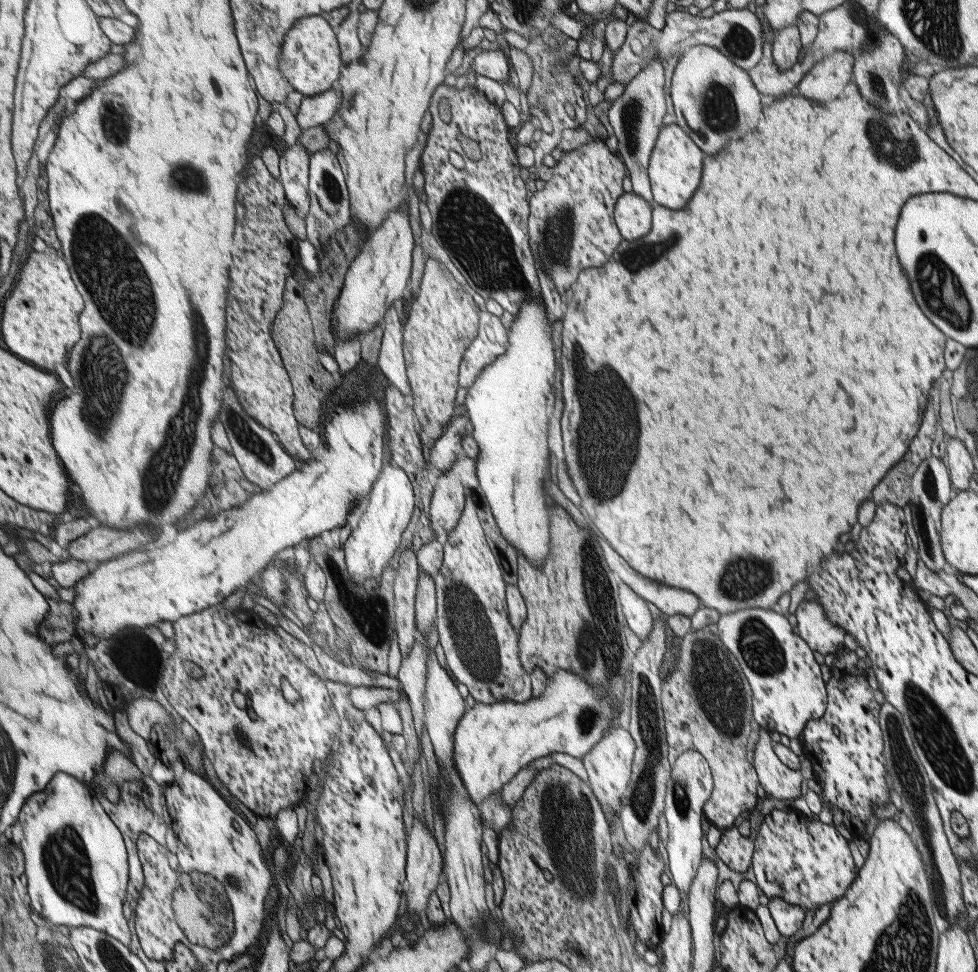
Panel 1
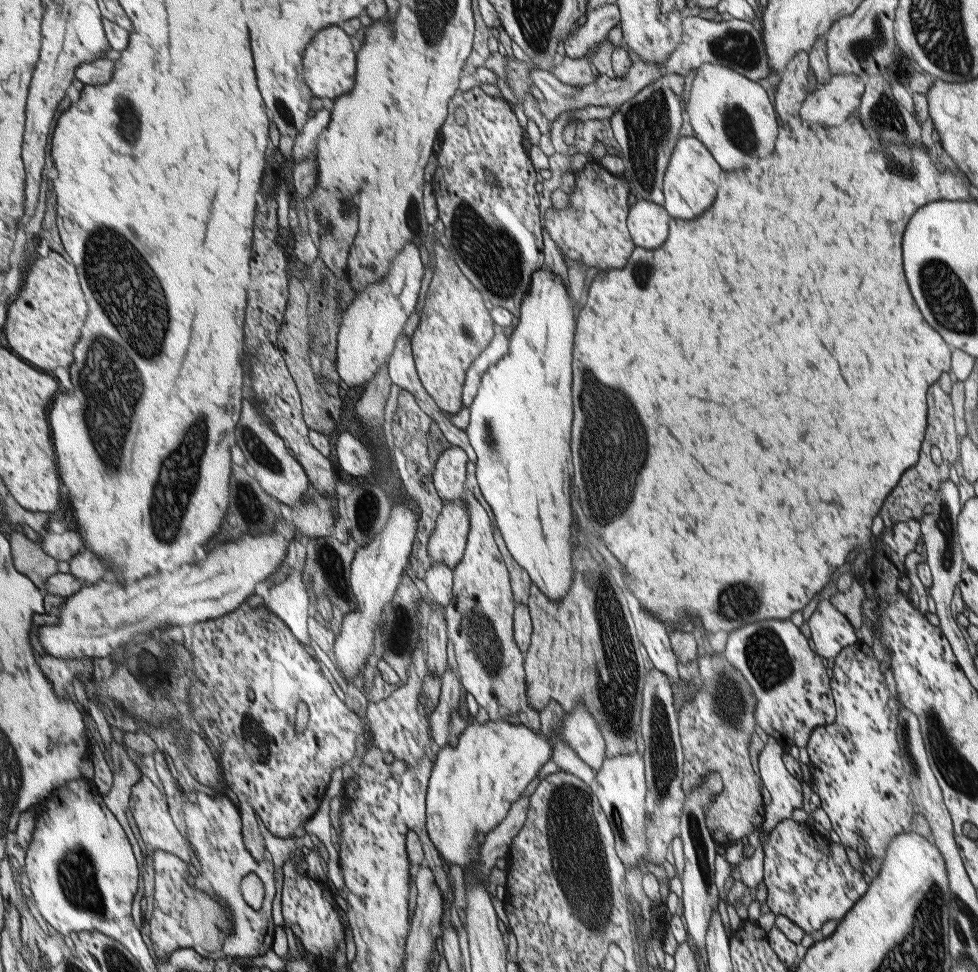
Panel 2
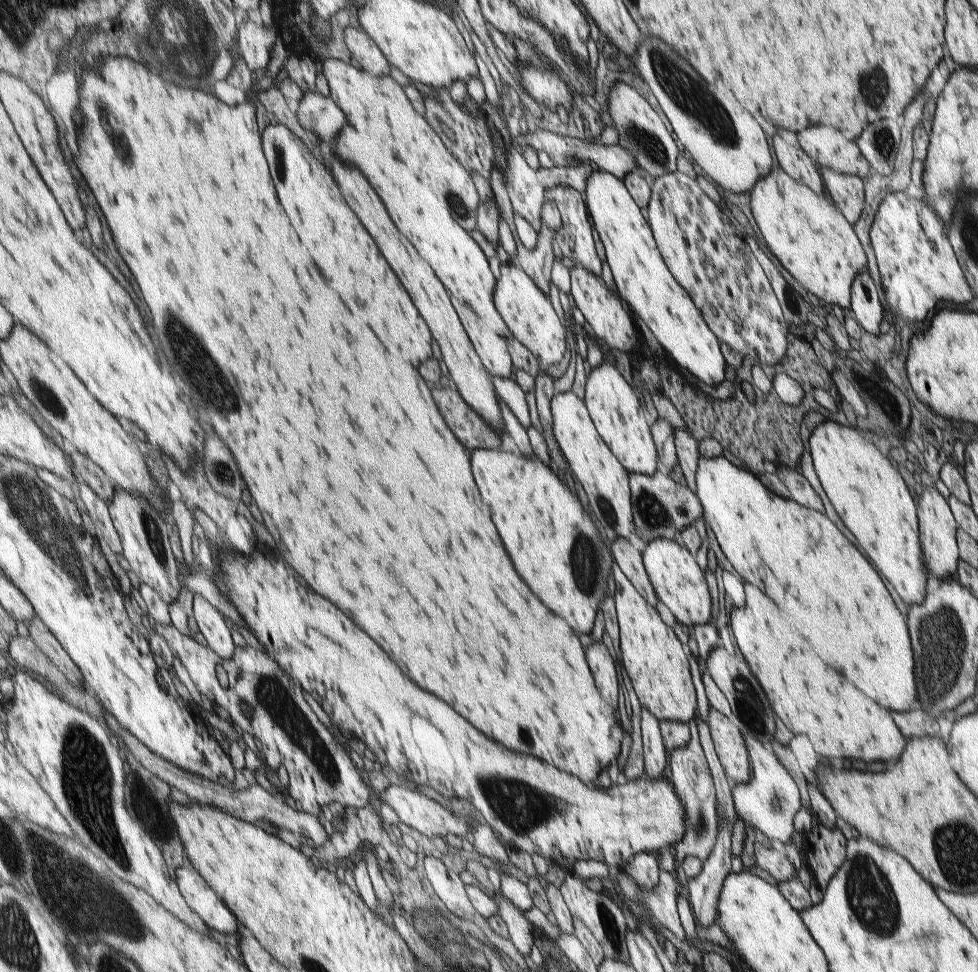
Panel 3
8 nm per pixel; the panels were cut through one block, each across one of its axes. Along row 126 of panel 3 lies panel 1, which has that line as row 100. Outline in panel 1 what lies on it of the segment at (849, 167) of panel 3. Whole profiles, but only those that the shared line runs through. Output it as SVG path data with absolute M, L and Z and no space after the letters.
M846 51L821 58L798 83L798 94L818 103L838 98L846 84L853 80L854 63L855 58Z

